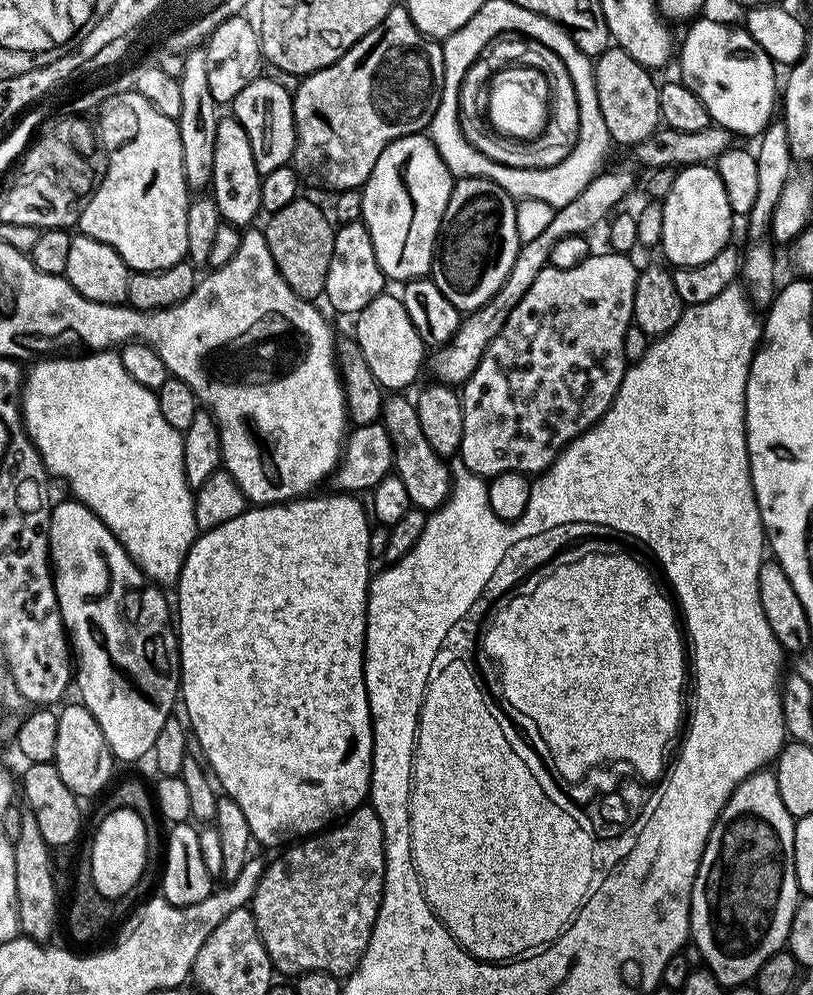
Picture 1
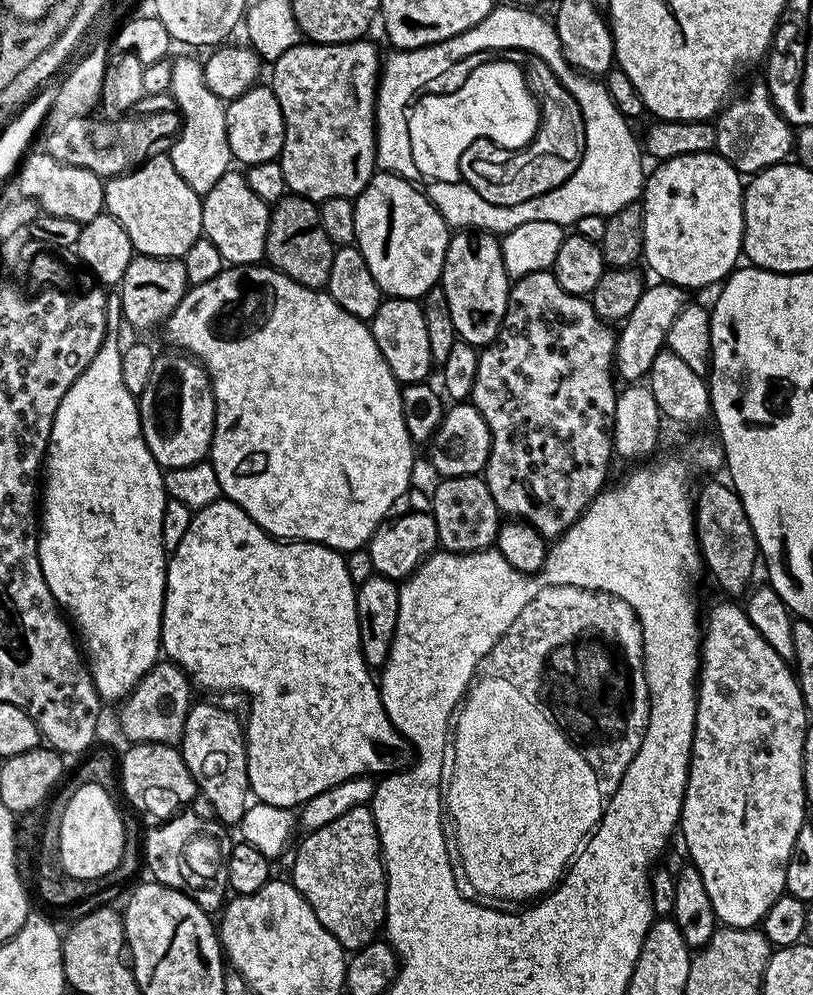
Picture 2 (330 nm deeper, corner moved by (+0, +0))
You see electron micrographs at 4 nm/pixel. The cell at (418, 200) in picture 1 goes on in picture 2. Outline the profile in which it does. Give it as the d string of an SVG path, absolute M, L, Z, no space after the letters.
M395 174L373 175L363 192L354 200L356 210L354 244L360 249L362 258L366 258L366 266L370 266L370 274L385 297L397 296L403 300L420 300L431 288L437 287L440 283L450 239L450 225L444 221L439 207L428 196L424 197L414 185L408 183L412 182Z

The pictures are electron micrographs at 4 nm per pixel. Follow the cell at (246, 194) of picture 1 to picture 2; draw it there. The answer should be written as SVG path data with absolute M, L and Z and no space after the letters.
M229 170L202 196L203 235L222 254L225 265L258 264L265 259L264 243L268 233L269 205L248 185L243 171Z

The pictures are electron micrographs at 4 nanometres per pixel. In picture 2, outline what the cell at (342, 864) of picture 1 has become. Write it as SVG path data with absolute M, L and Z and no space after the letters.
M367 804L354 806L354 810L346 810L342 818L334 818L334 822L326 822L318 830L307 833L303 837L300 849L292 860L292 876L290 883L300 891L302 898L318 914L318 922L338 938L338 942L346 950L355 950L366 946L371 940L381 935L386 924L386 894L389 877L384 876L386 865L380 850L380 835L372 817L372 809Z

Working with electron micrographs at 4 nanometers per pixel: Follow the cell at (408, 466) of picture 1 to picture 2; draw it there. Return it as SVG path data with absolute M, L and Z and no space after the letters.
M449 476L439 483L430 492L439 547L450 552L483 552L491 549L500 530L502 513L484 479L480 476Z

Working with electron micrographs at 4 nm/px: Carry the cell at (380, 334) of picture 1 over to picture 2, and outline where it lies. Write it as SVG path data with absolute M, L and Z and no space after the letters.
M397 296L381 299L378 310L370 321L370 327L382 358L386 358L390 370L401 385L418 384L429 379L428 371L434 368L434 361L420 300L403 300Z

